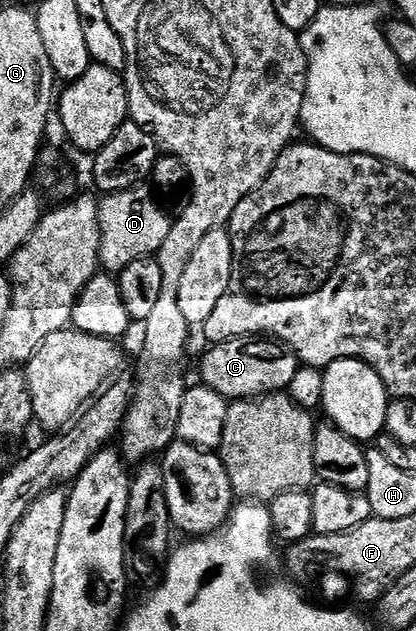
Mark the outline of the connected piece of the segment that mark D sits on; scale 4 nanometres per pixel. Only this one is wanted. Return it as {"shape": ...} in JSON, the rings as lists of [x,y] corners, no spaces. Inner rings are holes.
{"shape":[[[148,186],[131,188],[125,192],[109,192],[98,203],[98,226],[100,227],[100,268],[108,274],[118,274],[130,266],[130,262],[138,262],[147,256],[155,257],[162,242],[170,234],[174,220],[160,209],[158,201],[152,197],[153,189]]]}

